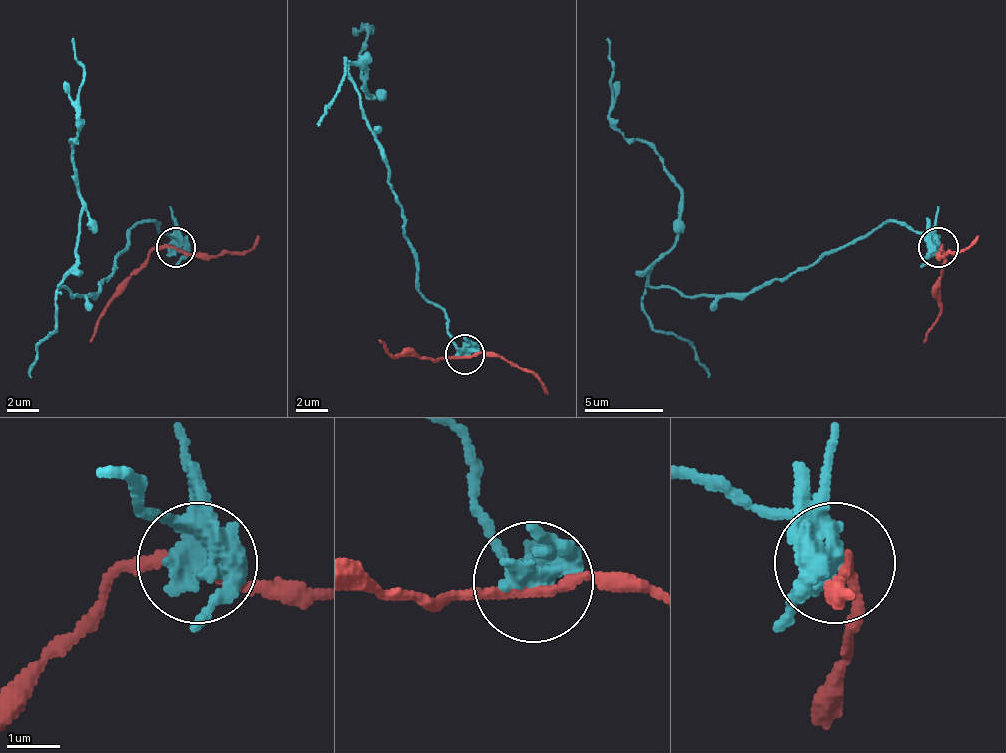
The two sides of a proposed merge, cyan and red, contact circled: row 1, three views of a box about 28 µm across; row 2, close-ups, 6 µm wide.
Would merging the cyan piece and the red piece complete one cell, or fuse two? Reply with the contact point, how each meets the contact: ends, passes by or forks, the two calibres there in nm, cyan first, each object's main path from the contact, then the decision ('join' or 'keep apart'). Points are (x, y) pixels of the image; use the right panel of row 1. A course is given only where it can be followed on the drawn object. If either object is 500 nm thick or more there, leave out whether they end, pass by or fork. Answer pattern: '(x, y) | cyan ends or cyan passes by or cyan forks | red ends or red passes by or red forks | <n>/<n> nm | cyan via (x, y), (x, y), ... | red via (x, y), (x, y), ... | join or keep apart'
(938, 247) | cyan forks | red passes by | 320/170 nm | cyan via (937, 248), (885, 220), (747, 292), (652, 288), (680, 185), (608, 114), (605, 38) | red via (941, 248), (941, 315), (925, 343) | keep apart

